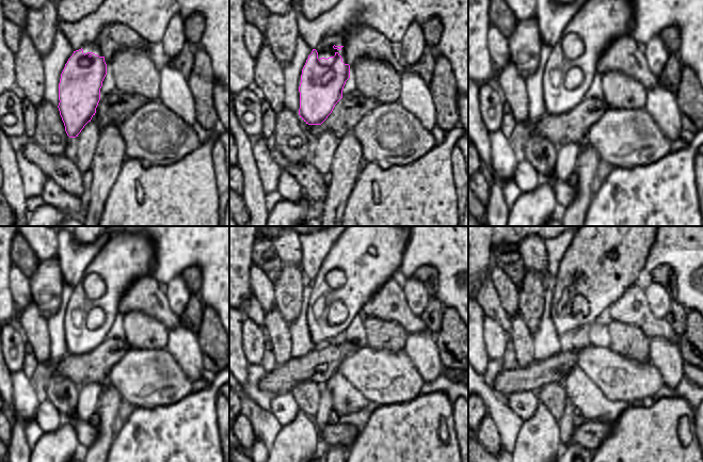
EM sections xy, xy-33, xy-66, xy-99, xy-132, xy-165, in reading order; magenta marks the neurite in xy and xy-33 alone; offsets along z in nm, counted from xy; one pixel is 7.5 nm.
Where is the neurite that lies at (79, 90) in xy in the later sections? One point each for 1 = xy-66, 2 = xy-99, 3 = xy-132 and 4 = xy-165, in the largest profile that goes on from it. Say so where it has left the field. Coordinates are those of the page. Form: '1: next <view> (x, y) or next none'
1: next xy-66 (565, 82)
2: next xy-99 (120, 263)
3: next xy-132 (369, 251)
4: next xy-165 (610, 249)

